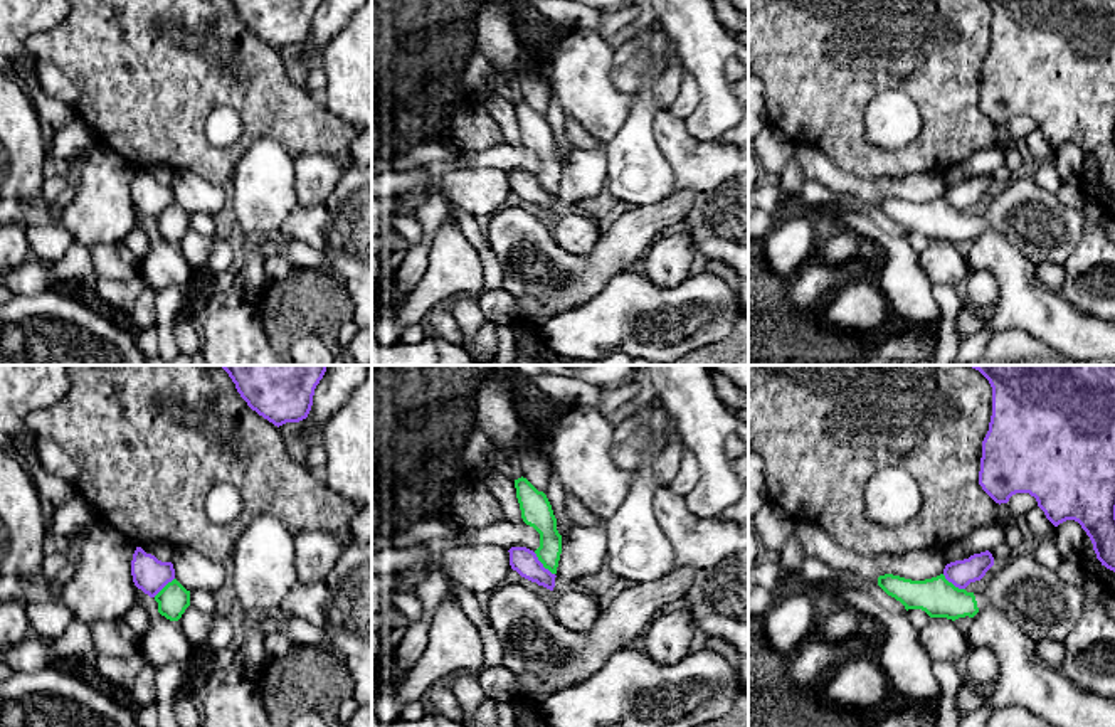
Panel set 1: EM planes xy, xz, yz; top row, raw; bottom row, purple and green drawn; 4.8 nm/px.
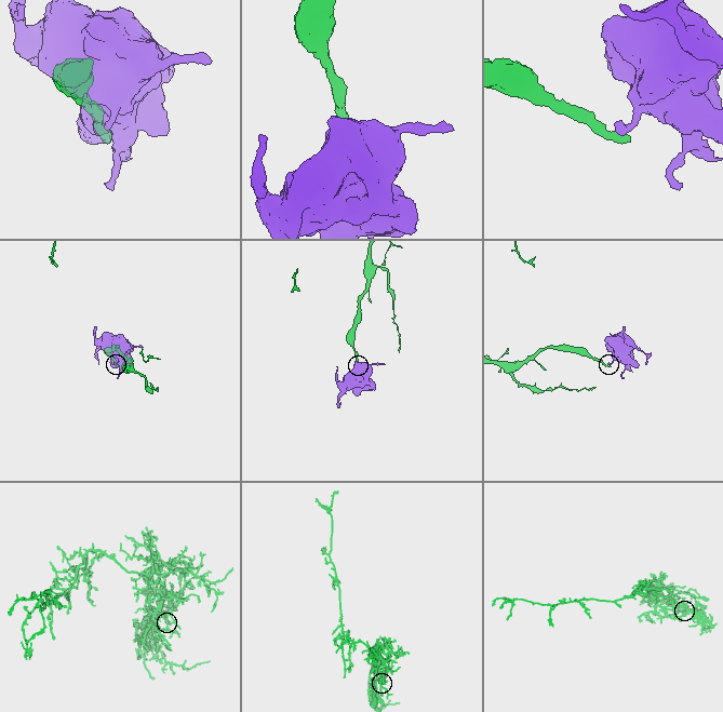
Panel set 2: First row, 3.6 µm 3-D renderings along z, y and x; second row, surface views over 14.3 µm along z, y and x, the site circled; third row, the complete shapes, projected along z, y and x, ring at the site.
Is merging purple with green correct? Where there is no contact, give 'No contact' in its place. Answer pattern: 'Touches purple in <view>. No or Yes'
Touches purple in xz. No

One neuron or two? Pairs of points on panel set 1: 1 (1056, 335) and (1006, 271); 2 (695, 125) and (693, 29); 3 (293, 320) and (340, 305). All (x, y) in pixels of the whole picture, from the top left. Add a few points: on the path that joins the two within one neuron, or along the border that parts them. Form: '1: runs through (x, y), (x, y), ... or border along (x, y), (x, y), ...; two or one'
1: runs through (1045, 320), (1021, 297), (1018, 286); one
2: runs through (708, 101), (708, 68), (703, 53); one
3: runs through (305, 308), (308, 305), (328, 305); one

